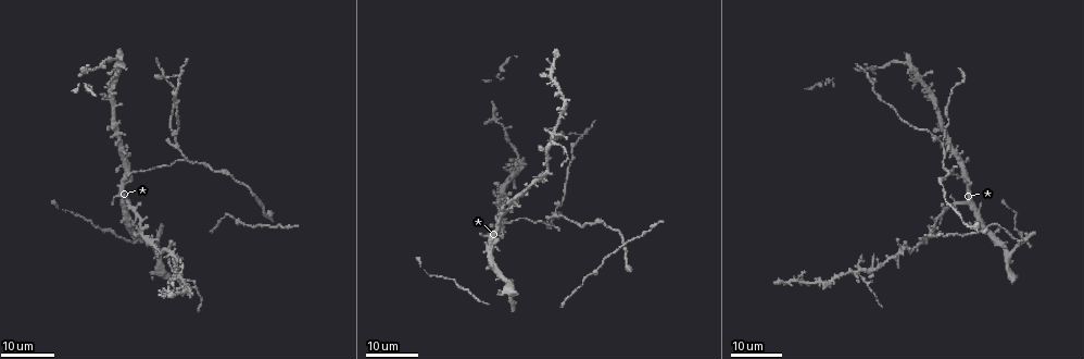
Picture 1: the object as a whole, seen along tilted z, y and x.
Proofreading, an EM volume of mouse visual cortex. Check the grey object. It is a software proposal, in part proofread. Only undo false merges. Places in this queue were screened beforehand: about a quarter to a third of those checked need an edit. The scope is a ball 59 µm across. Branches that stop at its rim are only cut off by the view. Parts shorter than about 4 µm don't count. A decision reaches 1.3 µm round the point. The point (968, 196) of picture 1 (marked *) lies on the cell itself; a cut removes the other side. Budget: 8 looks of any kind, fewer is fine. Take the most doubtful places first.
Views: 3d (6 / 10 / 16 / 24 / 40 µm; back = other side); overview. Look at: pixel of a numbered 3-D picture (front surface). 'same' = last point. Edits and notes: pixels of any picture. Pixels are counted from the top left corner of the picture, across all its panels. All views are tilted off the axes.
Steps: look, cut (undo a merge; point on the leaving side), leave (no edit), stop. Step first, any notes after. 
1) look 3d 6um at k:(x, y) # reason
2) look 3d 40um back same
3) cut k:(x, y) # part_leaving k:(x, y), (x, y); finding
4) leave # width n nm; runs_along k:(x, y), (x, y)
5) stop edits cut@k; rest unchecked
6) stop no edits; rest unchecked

look 3d 16um at 1:(178, 283)

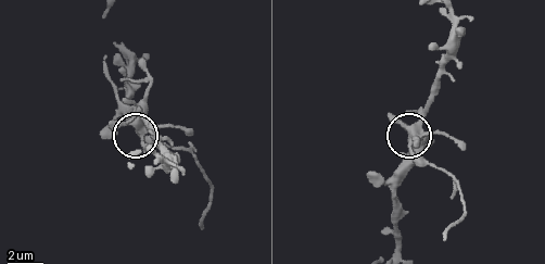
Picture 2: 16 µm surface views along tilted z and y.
look 3d 10um at 2:(137, 129)

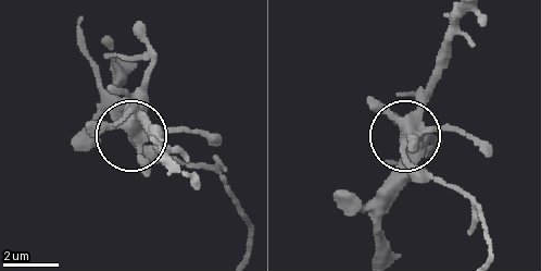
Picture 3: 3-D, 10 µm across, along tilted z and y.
cut 3:(423, 181) # part_leaving 3:(401, 148), (424, 171), (463, 191), (478, 211), (488, 251); a second cell is stuck on

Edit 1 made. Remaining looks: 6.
look overview

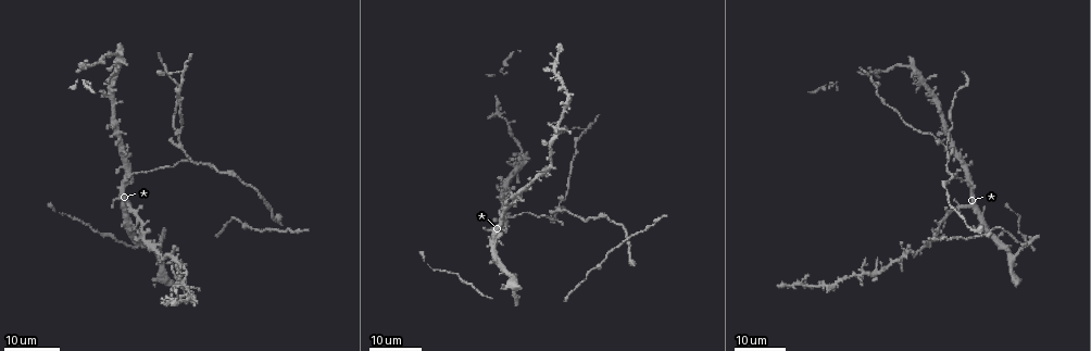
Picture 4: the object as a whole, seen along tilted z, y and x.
look 3d 16um at 4:(182, 73)

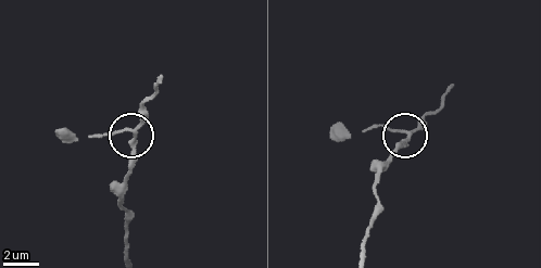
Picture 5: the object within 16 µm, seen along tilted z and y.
look 3d 10um at 5:(407, 133)

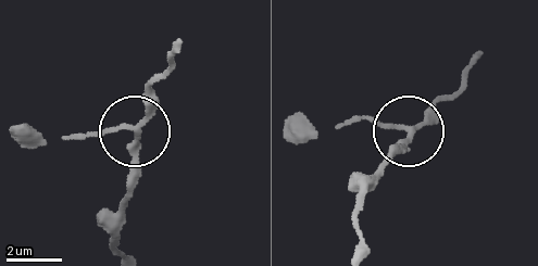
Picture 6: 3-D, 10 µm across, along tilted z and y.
leave # width 190 nm; runs_along 6:(357, 248), (364, 186), (404, 134), (347, 118); all the same cell

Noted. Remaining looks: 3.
look 3d 24um at 4:(947, 149) # branch point

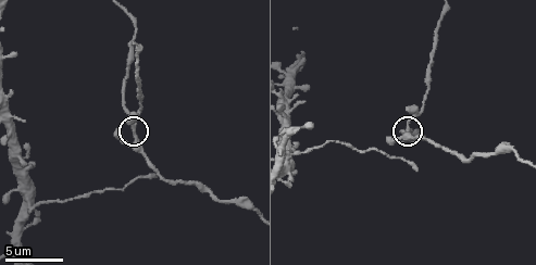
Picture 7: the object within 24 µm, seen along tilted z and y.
look 3d 10um at 7:(134, 125)

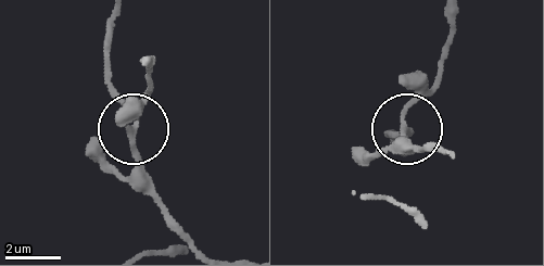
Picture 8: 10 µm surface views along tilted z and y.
leave # arms 3; one cell here

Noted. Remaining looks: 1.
look 3d 16um at 7:(251, 206) # sudden change in width

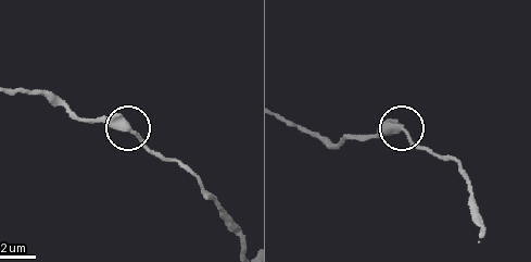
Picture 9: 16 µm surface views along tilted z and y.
leave # all the same cell

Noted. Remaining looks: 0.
stop edits cut@3; rest unchecked

